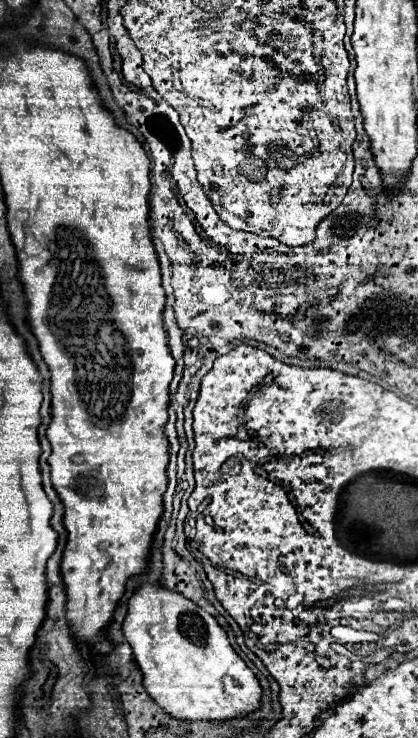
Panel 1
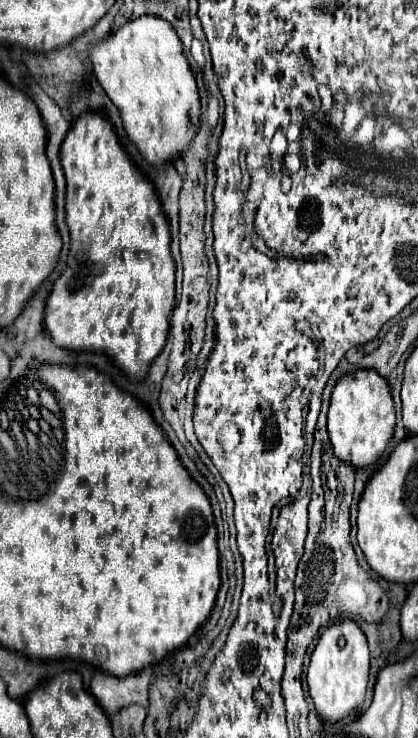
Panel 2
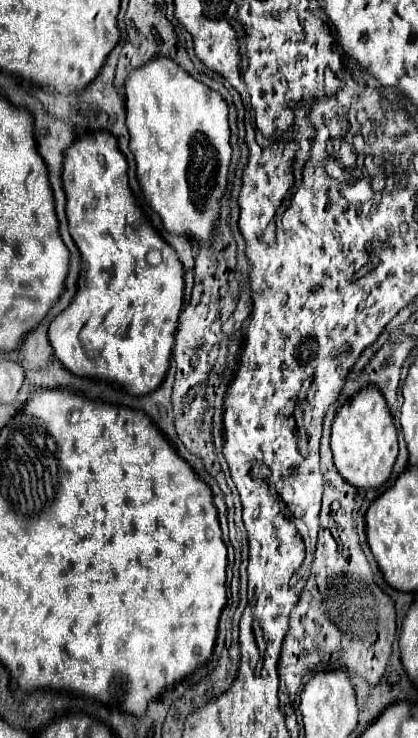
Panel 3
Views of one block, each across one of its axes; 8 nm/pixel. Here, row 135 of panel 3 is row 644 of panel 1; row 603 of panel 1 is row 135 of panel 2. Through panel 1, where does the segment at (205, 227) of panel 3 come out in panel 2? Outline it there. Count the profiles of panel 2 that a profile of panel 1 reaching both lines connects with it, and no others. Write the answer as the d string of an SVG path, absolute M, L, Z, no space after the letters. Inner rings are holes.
M140 16L138 20L126 22L108 38L90 46L90 62L96 80L122 112L128 138L150 164L164 164L188 148L200 126L200 98L188 60L182 54L182 42L166 20L158 20L158 16Z

